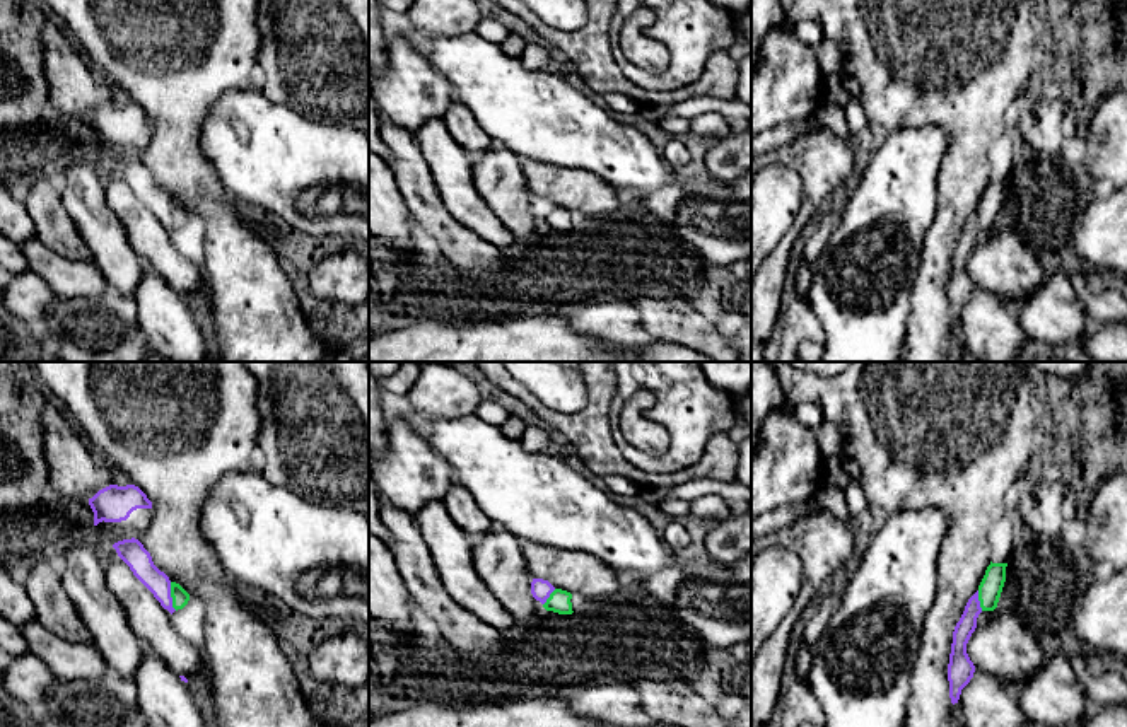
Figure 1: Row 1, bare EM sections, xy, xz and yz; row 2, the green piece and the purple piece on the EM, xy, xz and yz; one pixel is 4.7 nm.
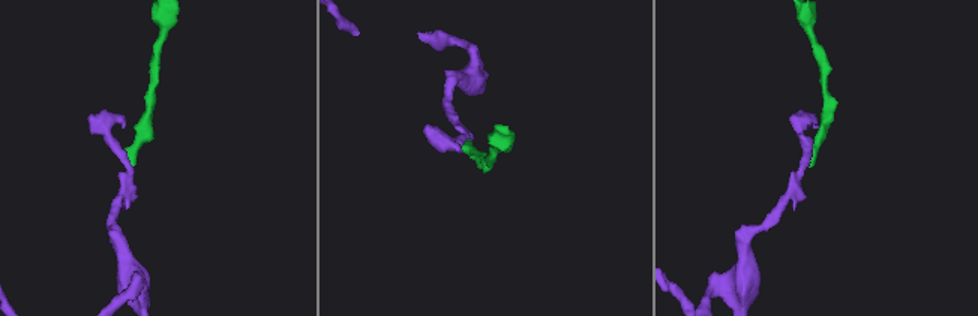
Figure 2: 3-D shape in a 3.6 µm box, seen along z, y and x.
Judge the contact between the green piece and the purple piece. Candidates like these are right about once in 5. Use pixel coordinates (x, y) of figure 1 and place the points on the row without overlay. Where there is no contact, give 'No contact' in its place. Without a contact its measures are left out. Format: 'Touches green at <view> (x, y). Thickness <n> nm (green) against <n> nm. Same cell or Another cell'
Touches green at xy (171, 214). Thickness 80 nm (green) against 120 nm. Same cell

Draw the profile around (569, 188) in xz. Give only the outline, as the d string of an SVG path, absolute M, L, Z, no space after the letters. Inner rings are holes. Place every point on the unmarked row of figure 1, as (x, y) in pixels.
M524 157L521 166L533 196L548 198L555 206L582 210L591 217L623 206L616 189L586 169L567 169Z

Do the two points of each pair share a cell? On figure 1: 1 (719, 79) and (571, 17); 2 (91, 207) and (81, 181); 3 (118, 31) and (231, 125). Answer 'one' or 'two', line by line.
1: two
2: one
3: two

